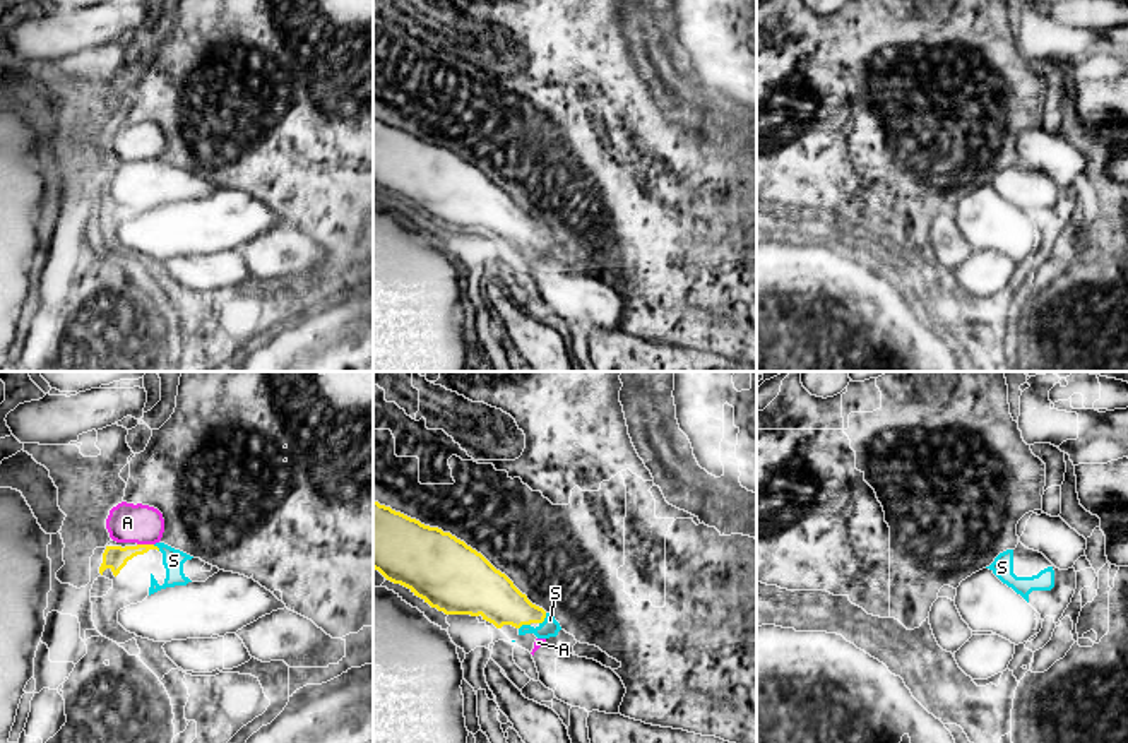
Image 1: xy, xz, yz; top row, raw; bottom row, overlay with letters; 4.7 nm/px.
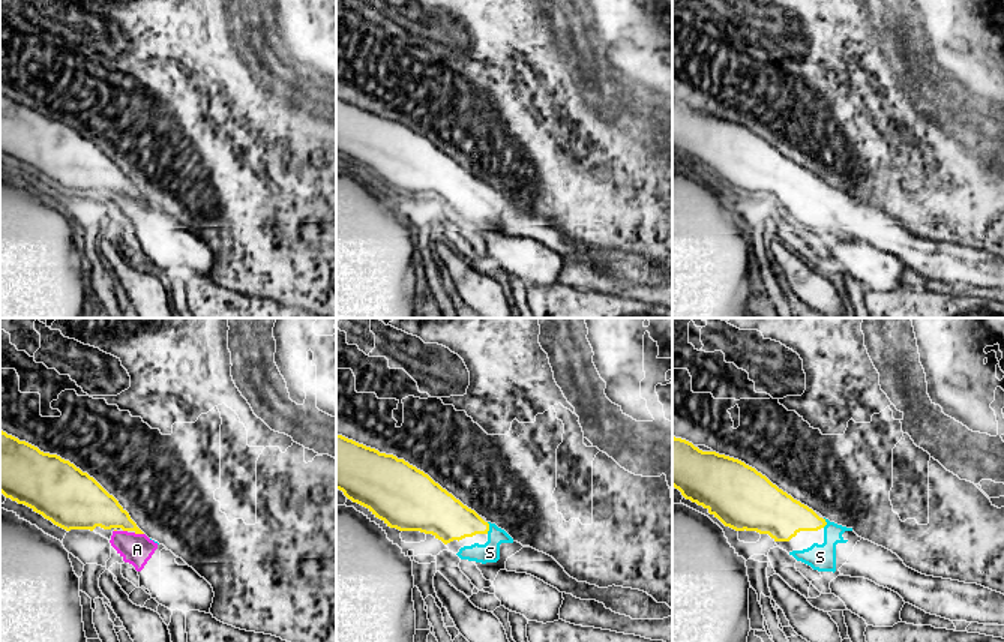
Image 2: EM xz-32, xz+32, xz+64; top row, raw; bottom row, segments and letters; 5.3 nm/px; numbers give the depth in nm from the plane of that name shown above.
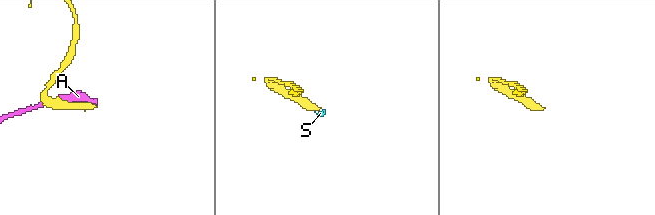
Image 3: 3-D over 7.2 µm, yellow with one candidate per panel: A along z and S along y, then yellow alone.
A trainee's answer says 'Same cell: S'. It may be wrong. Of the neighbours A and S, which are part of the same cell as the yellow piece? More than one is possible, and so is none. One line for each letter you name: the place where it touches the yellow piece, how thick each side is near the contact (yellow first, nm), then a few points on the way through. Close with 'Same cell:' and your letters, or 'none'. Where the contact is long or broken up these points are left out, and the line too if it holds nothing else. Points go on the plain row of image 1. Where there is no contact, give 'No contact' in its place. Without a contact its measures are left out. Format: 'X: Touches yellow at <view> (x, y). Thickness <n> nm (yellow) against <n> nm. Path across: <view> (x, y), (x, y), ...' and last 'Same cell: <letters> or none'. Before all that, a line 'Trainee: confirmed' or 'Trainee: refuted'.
Trainee: confirmed
S: Touches yellow at xz (545, 233). Thickness 220 nm (yellow) against 90 nm. Path across: xz (495, 214), (521, 230), (545, 233), (550, 243)
Same cell: S

